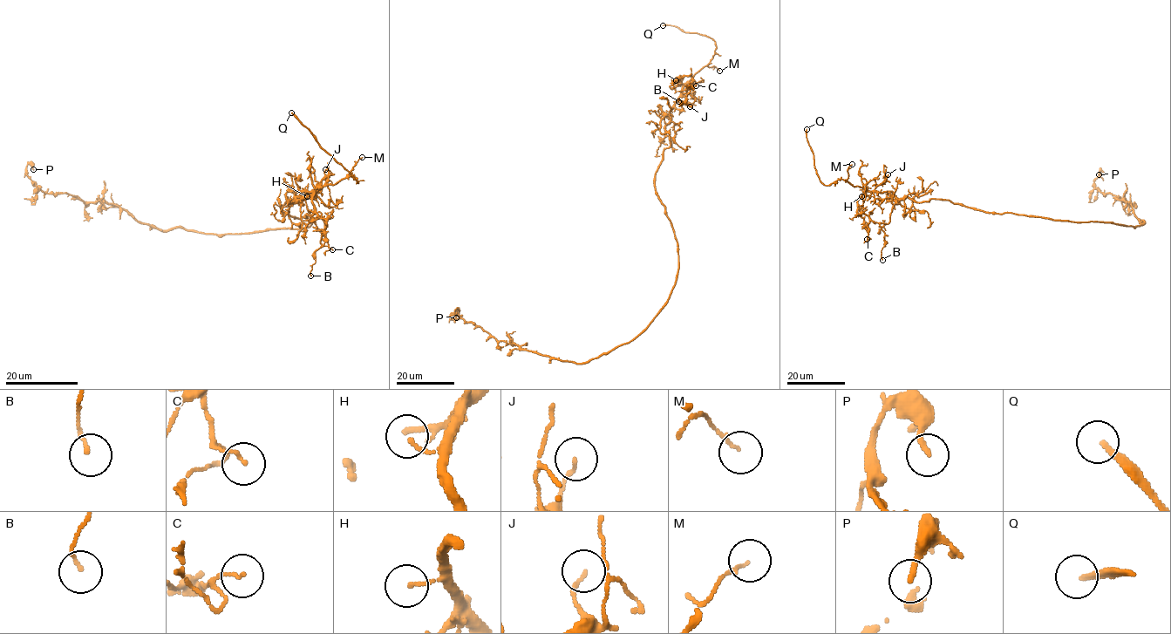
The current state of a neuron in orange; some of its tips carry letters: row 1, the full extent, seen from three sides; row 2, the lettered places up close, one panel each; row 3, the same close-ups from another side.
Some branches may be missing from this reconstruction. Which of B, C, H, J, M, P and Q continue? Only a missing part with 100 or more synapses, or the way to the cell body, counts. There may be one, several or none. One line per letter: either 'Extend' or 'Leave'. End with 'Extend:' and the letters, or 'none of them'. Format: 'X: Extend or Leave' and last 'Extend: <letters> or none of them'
B: Leave
C: Leave
H: Leave
J: Leave
M: Leave
P: Leave
Q: Extend
Extend: Q

